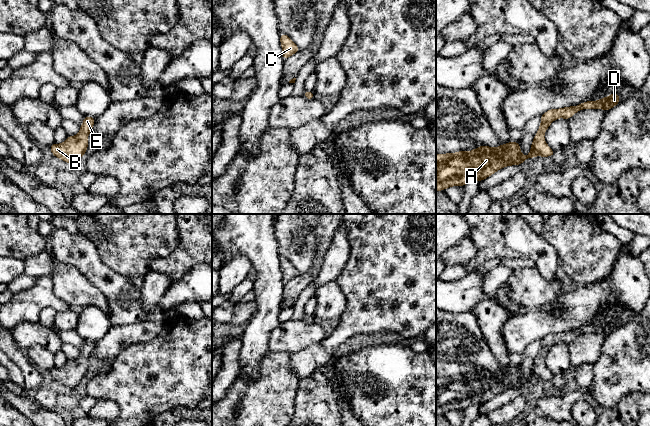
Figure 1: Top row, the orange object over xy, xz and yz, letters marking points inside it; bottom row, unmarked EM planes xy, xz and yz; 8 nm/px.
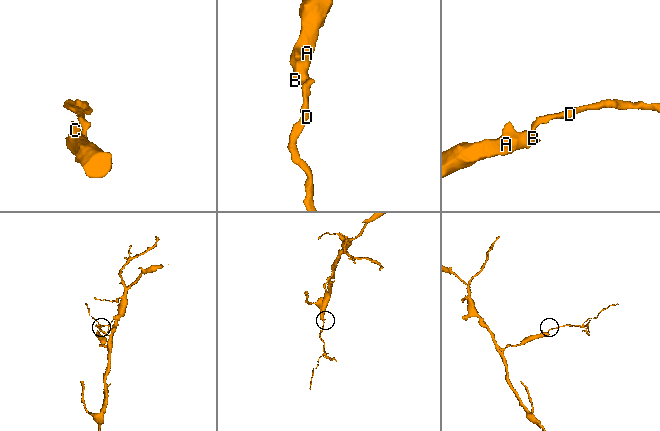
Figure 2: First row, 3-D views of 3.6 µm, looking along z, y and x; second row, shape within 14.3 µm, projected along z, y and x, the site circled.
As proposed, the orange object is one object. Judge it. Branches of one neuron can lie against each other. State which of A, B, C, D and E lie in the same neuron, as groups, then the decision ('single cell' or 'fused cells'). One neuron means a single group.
A B C D E | single cell

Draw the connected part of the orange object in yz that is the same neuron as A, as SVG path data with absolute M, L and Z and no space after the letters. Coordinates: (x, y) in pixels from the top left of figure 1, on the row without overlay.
M612 317L597 325L586 325L578 330L546 335L541 339L541 348L527 380L521 378L519 366L507 366L496 372L481 369L469 376L458 375L456 377L436 378L436 416L451 410L461 411L471 405L482 405L506 390L521 390L526 383L532 383L535 380L544 382L556 380L544 363L544 357L554 344L558 342L568 344L576 336L583 333L603 333L608 335L619 326L620 319Z

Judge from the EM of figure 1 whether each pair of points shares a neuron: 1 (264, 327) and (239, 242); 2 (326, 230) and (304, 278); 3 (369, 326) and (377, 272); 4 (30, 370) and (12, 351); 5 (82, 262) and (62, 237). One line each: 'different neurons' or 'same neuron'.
1: same neuron
2: same neuron
3: same neuron
4: same neuron
5: same neuron

